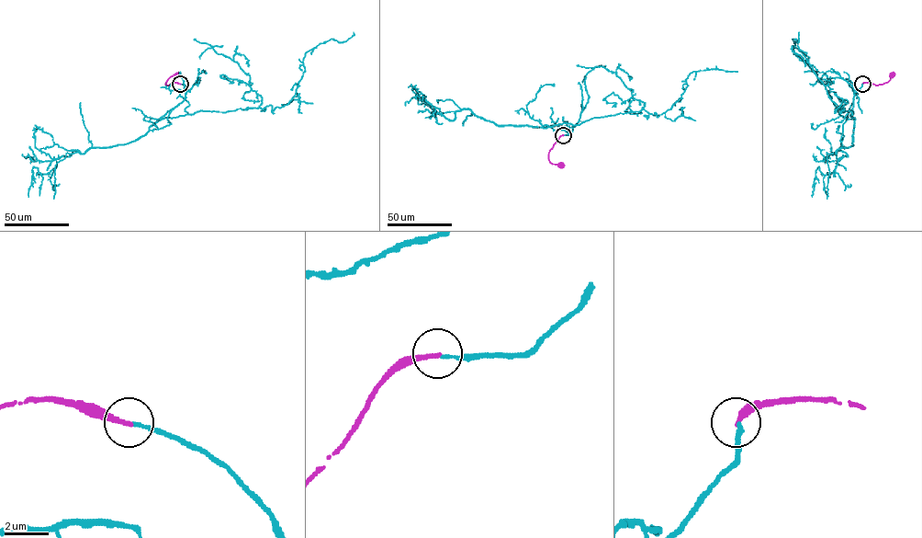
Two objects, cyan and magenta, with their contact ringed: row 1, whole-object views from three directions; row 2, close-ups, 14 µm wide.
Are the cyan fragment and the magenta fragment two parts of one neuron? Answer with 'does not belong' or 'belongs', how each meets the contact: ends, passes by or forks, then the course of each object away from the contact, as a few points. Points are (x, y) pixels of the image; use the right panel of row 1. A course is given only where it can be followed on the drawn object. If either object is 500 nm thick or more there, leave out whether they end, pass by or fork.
belongs | cyan ends | magenta ends | cyan via (862, 84), (853, 98), (854, 120), (852, 112), (837, 108), (844, 108), (830, 99), (798, 50), (798, 32) | magenta via (862, 84), (882, 85), (892, 74)

